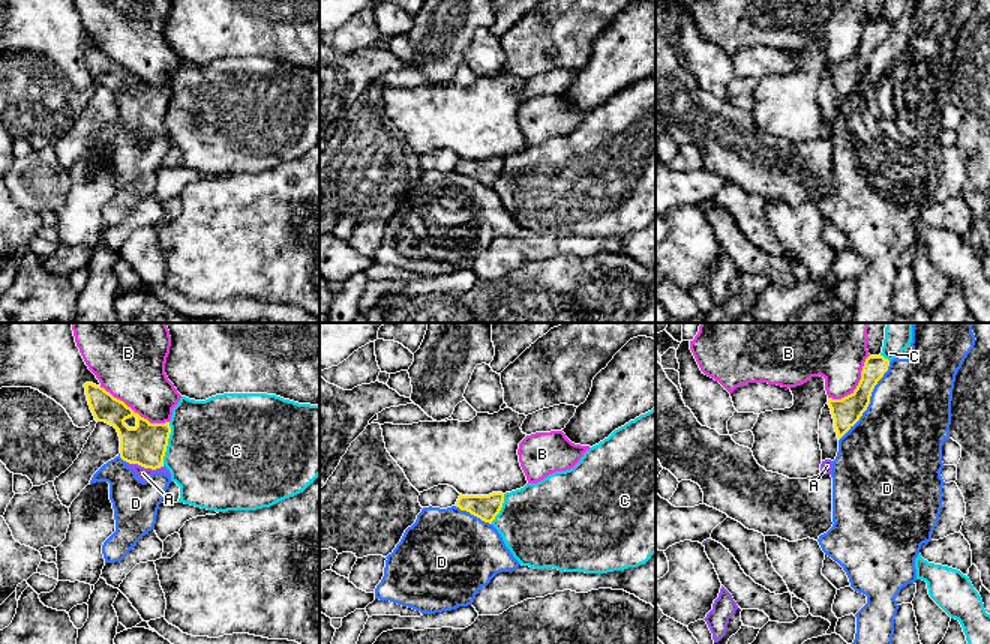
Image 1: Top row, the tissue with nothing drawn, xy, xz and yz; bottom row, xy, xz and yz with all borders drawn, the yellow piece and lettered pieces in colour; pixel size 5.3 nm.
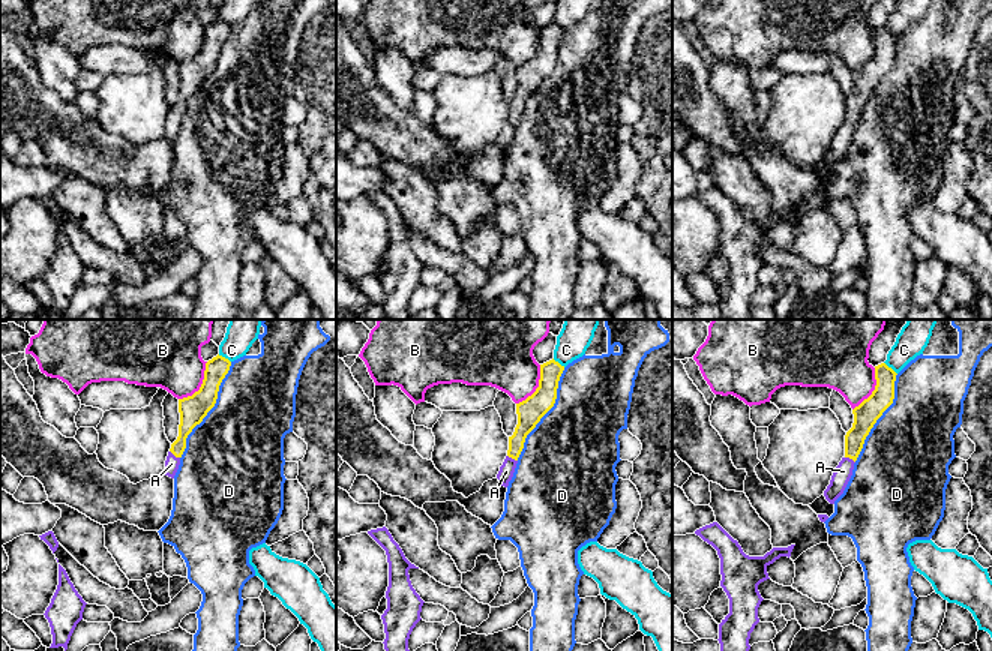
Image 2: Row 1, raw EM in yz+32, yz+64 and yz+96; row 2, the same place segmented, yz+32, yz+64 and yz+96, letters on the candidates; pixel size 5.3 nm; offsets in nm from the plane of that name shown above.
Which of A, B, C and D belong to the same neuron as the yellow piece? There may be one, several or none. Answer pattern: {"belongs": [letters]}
{"belongs": ["A"]}

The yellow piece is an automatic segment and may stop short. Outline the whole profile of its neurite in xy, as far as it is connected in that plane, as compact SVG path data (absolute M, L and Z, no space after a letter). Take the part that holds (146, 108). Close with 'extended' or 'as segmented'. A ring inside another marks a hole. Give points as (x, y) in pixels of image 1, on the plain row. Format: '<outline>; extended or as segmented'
M86 47L84 51L96 86L105 86L117 93L118 119L136 137L138 143L146 146L156 135L171 140L164 129L171 98L170 86L150 87L104 51L93 47Z; extended

